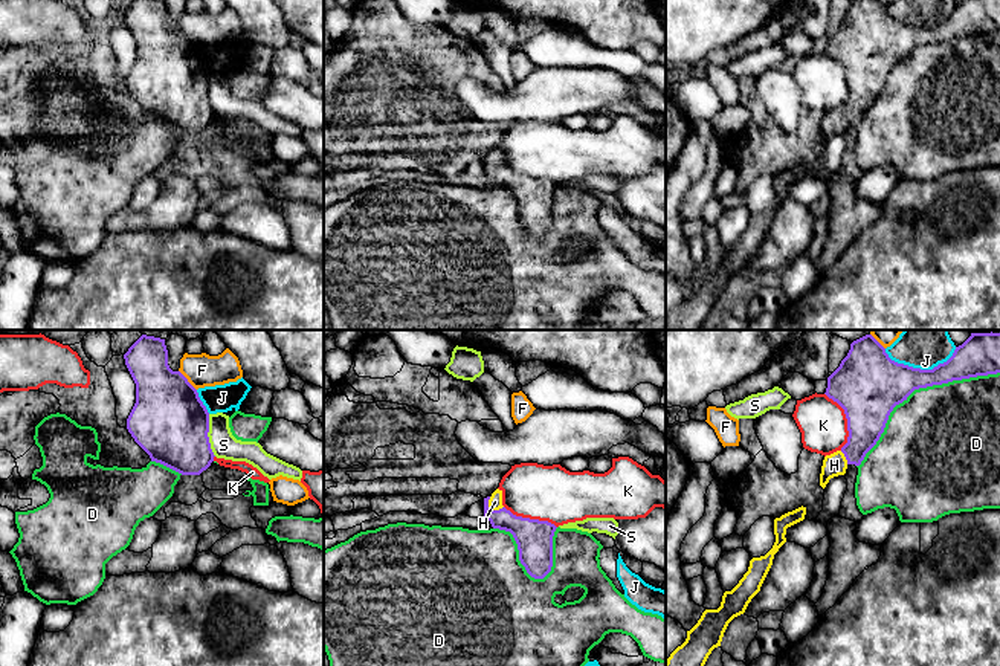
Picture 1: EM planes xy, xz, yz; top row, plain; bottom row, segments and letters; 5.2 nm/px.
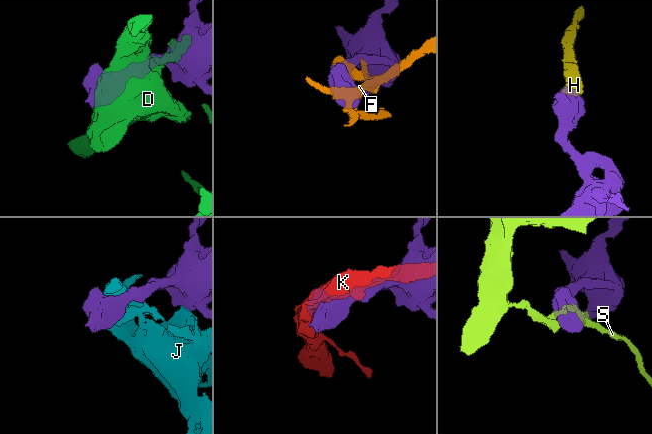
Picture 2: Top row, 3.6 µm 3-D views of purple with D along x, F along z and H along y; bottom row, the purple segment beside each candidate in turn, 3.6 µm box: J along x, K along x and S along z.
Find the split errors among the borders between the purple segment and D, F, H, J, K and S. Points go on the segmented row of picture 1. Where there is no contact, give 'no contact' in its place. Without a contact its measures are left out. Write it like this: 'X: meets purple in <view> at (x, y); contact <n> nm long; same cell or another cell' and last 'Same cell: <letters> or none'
D: meets purple in yz at (916, 388); contact 900 nm long; another cell
F: meets purple in xy at (187, 381); contact 140 nm long; another cell
H: meets purple in xz at (492, 509); contact 100 nm long; same cell
J: meets purple in yz at (919, 368); contact 380 nm long; another cell
K: meets purple in yz at (848, 420); contact 320 nm long; another cell
S: meets purple in xy at (206, 436); contact 220 nm long; another cell
Same cell: H

